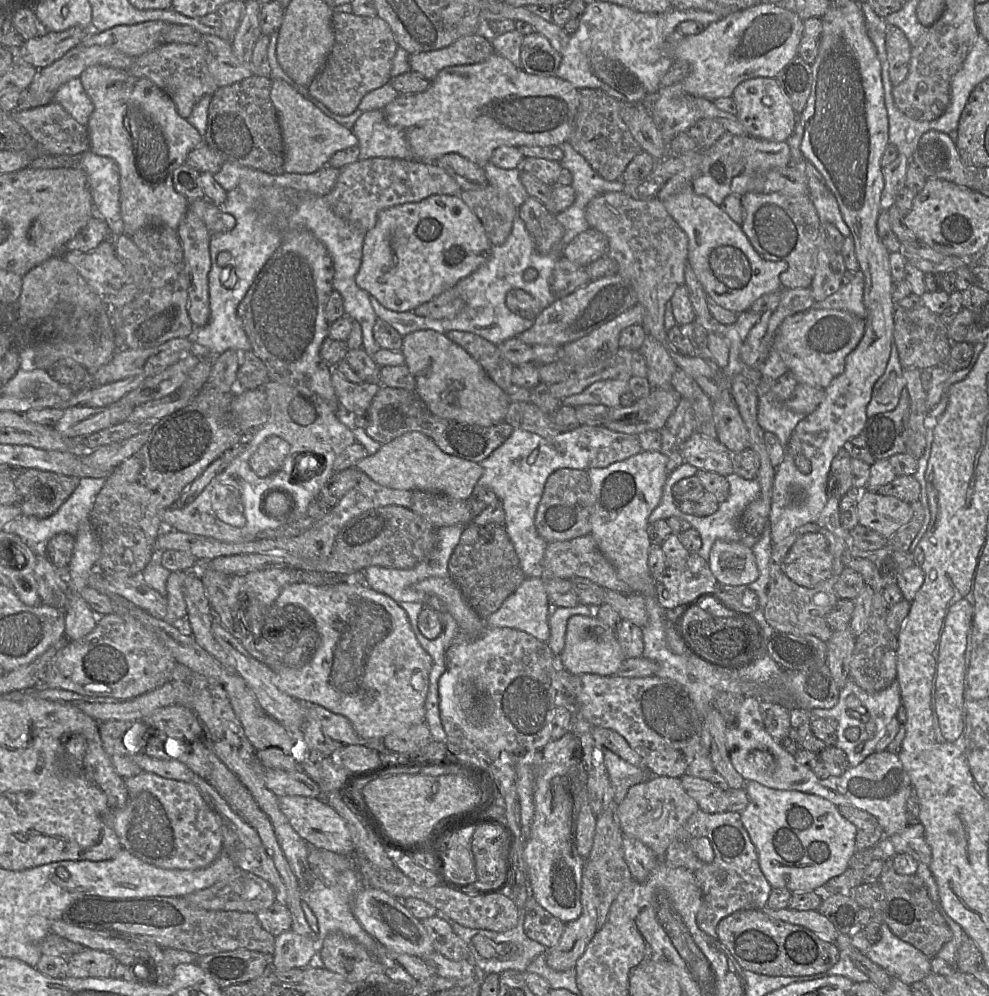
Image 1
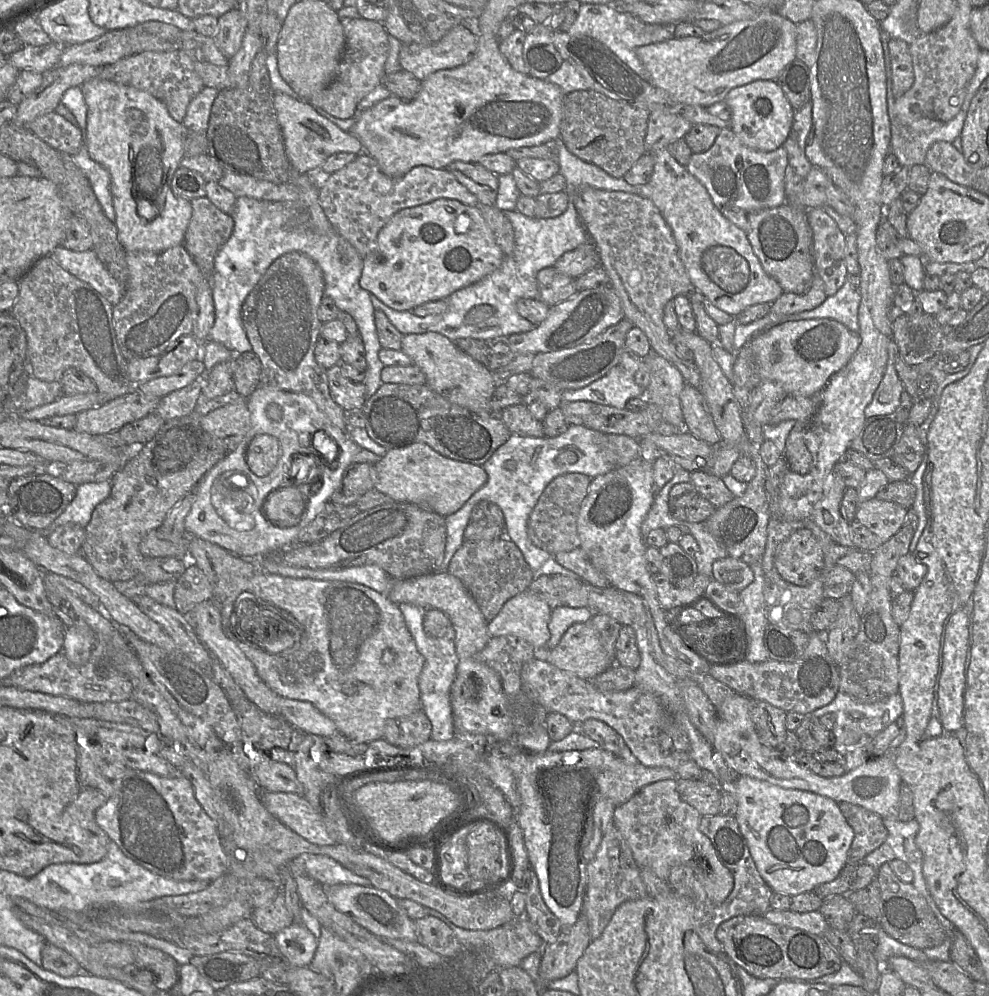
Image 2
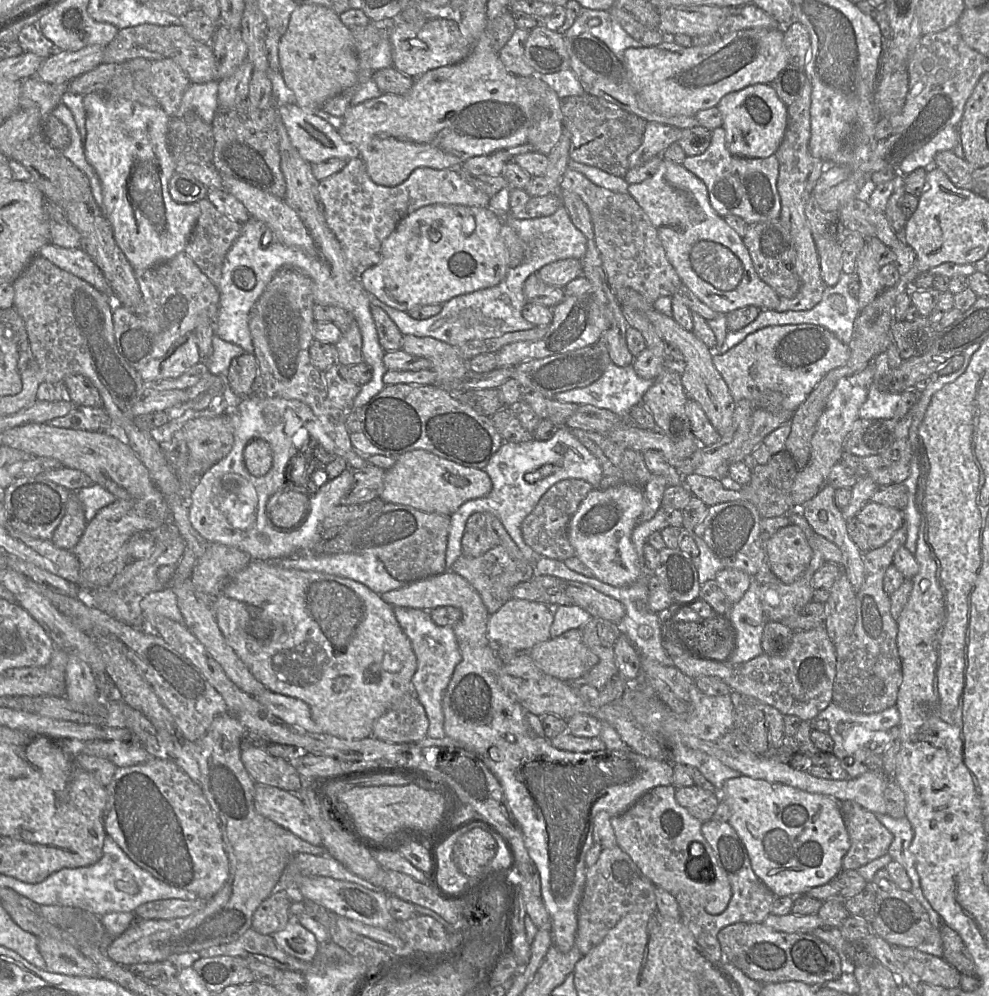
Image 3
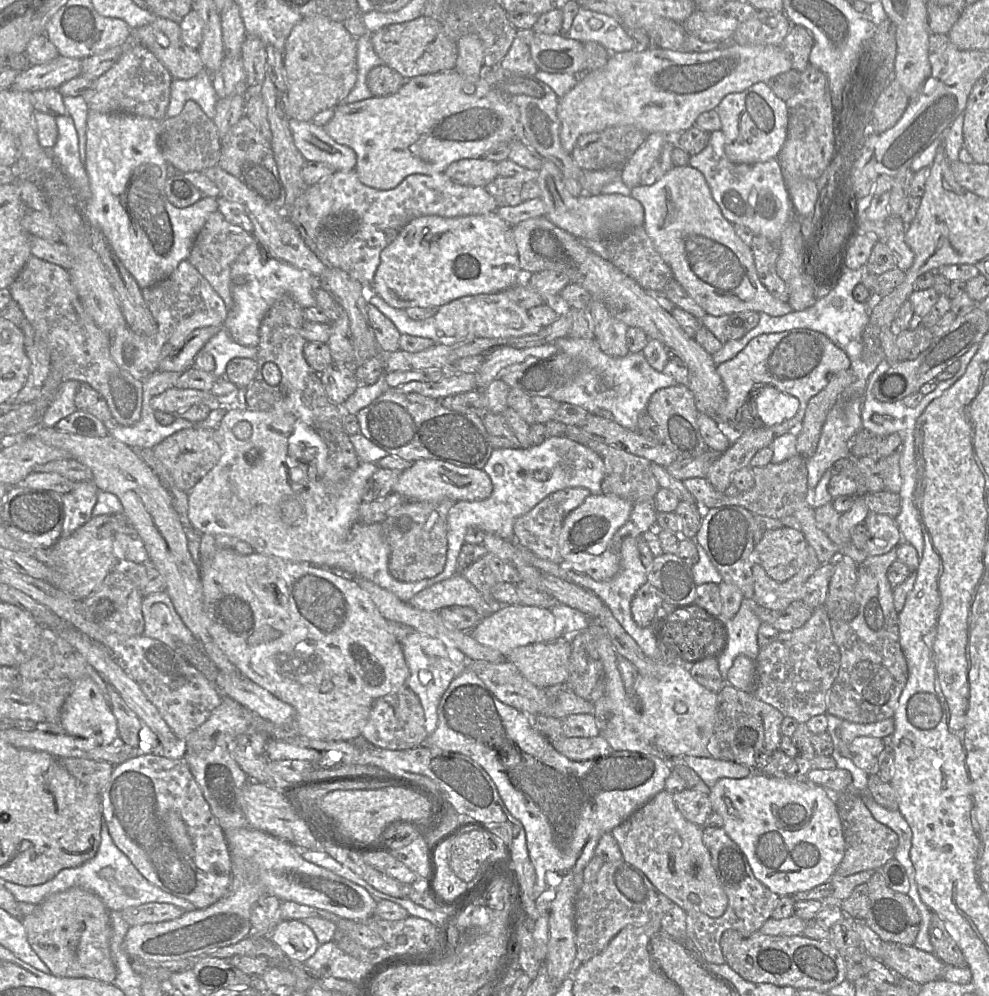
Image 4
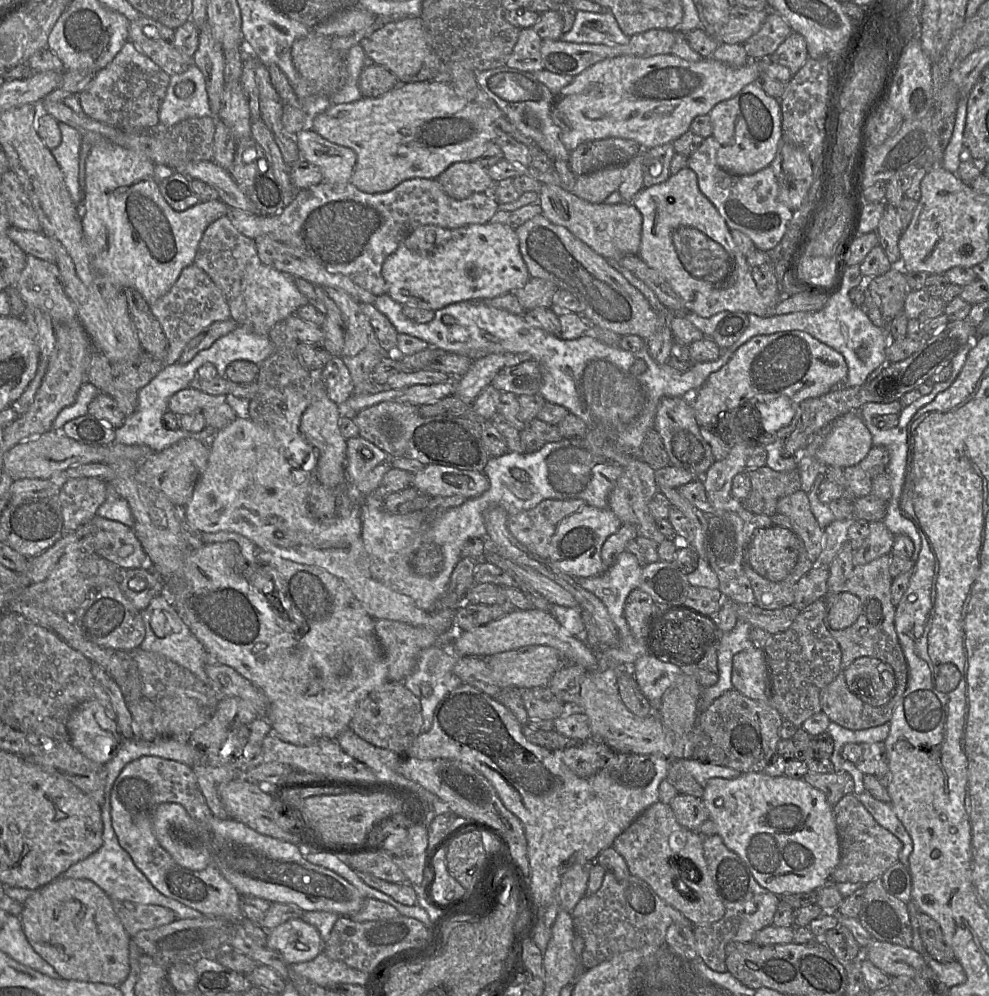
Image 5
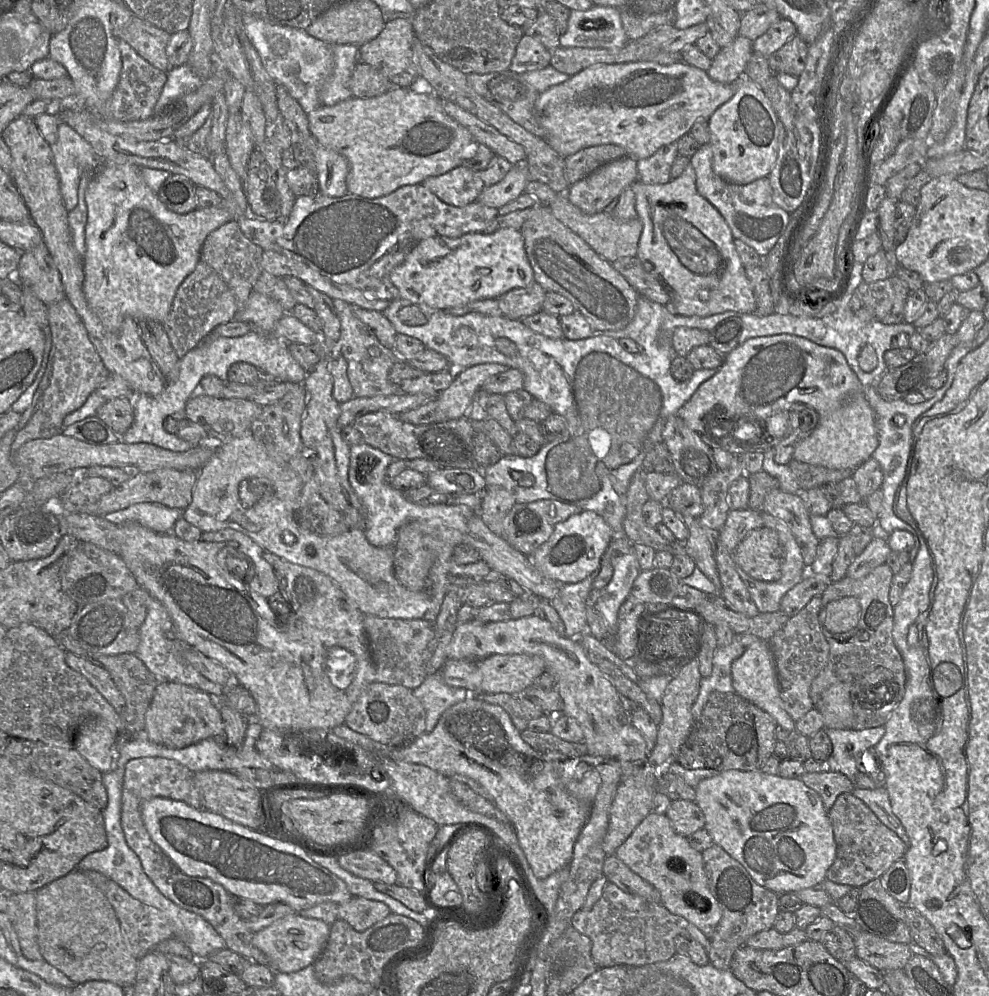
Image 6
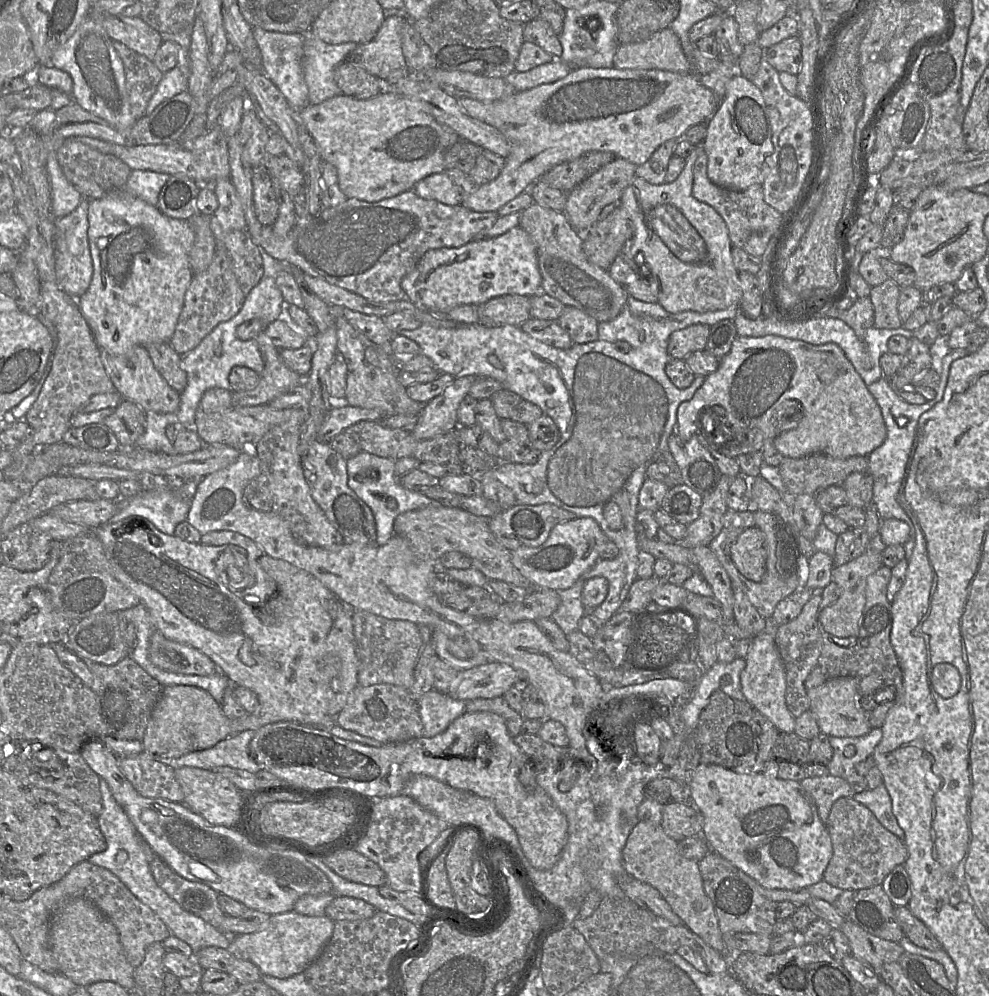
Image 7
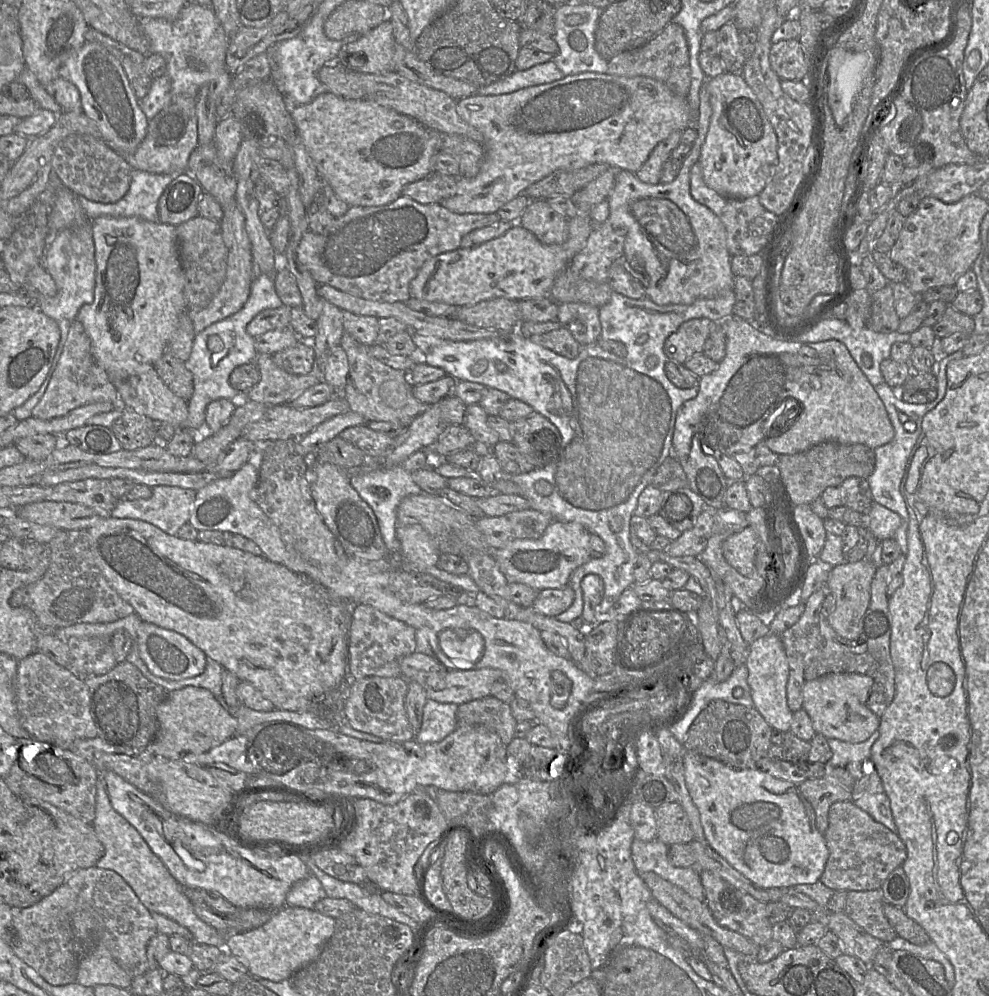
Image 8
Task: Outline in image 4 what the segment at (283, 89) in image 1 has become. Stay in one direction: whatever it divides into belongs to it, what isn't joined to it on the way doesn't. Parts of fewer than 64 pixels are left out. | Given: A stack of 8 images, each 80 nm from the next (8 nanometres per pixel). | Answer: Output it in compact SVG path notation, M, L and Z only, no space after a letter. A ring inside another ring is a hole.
M289 119L295 146L306 161L329 164L335 171L351 171L356 167L356 153L346 145L333 140L323 129L311 121Z

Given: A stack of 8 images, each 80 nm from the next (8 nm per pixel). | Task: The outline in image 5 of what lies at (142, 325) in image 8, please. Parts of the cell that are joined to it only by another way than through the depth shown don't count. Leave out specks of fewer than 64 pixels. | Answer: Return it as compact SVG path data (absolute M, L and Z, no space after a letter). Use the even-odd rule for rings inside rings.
M108 140L97 141L91 146L86 159L86 176L84 188L84 204L86 213L82 218L84 237L88 246L92 268L96 276L110 282L113 286L120 289L125 287L134 288L143 296L148 304L153 303L154 301L165 295L177 281L181 271L185 267L193 264L204 231L212 222L220 217L226 216L227 210L229 208L224 202L222 202L220 199L217 199L212 201L200 201L199 203L188 208L185 211L179 212L174 210L165 201L160 192L159 183L156 181L154 174L155 166L156 165L142 153L126 149Z

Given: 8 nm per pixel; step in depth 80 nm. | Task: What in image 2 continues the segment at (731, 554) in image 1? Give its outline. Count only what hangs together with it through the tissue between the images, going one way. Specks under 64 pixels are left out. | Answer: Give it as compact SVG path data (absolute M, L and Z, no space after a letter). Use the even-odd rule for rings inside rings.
M726 556L713 563L712 578L727 589L740 592L754 580L754 574L745 562Z

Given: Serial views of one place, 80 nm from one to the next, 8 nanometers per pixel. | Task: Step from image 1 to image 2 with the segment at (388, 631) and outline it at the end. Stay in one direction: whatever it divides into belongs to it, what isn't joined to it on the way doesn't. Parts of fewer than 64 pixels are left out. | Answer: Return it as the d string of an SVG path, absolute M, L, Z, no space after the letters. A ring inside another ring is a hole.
M260 569L256 571L250 581L249 591L259 600L267 601L287 611L303 626L300 639L291 648L279 653L269 653L255 647L253 644L246 644L237 636L235 630L231 630L224 625L226 635L238 645L245 656L252 662L260 678L280 697L310 702L335 723L338 733L351 741L364 743L383 738L384 726L387 720L408 716L421 708L418 679L424 665L424 658L417 650L415 641L405 624L399 607L391 602L387 595L380 594L369 587L357 583L283 577Z

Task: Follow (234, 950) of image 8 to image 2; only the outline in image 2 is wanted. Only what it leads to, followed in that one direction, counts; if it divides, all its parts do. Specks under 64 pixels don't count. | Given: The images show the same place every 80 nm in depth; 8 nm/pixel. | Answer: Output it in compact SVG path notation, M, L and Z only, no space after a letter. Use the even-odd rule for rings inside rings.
M292 923L274 935L275 942L290 967L310 965L318 945L315 936L302 924Z

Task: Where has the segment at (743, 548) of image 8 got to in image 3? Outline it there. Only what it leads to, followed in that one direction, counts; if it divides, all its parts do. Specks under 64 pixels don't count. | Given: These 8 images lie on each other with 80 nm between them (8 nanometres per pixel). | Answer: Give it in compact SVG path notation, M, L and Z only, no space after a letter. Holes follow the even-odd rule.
M791 524L765 541L765 553L770 570L784 584L794 583L812 558L812 549L804 532Z

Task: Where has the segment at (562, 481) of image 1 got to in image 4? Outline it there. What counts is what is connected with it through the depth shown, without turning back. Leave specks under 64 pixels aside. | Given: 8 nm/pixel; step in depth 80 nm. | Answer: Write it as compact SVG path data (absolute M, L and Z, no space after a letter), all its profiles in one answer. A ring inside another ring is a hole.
M567 488L545 497L531 511L516 519L513 530L517 543L538 557L560 565L563 558L559 550L559 536L566 516L579 507L591 493L586 488Z

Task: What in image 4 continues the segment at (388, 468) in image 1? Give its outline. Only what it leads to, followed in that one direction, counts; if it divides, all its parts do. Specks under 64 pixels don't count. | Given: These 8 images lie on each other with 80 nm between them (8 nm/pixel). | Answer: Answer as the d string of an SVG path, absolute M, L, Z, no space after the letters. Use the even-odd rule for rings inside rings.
M417 460L402 471L392 493L398 493L407 501L438 502L442 500L481 501L493 491L492 482L485 471L462 468L438 460Z

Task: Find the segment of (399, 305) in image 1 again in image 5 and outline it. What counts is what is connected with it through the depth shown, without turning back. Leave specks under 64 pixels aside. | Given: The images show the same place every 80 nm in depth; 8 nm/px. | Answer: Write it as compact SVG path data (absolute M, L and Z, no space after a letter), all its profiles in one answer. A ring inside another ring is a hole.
M471 224L456 229L424 225L415 229L388 256L381 270L387 285L387 295L401 305L439 310L467 300L491 299L525 286L531 278L519 249L516 231L503 224Z

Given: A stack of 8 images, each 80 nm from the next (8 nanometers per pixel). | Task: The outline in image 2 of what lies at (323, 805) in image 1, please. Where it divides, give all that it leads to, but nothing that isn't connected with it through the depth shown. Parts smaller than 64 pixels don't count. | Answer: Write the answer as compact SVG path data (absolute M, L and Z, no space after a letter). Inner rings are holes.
M259 789L266 810L293 832L315 845L334 845L321 815L302 796L295 793Z

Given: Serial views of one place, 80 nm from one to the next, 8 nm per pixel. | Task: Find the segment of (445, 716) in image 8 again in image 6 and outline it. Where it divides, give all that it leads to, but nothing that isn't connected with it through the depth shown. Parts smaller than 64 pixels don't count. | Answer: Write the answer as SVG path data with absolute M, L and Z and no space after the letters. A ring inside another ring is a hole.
M441 669L427 675L423 682L412 690L426 712L425 732L431 732L441 714L450 706L465 700L470 693L464 688L447 685Z

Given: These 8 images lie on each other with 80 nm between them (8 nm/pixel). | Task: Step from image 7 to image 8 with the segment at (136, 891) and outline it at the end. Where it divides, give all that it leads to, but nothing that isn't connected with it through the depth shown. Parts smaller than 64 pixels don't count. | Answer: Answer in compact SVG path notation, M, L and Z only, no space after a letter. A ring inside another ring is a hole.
M100 777L92 825L96 836L104 846L104 854L98 860L97 867L113 870L120 875L151 913L161 914L187 928L192 934L192 943L216 947L226 943L226 937L222 932L205 923L196 915L192 903L184 893L184 888L174 879L159 857L151 851L135 827L113 808L105 783Z

